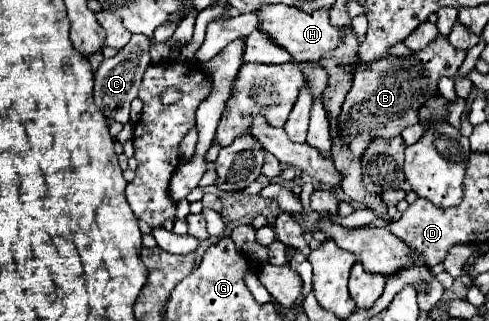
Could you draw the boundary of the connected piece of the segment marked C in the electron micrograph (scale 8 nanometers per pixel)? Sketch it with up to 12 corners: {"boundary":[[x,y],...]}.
{"boundary":[[138,34],[100,64],[94,104],[126,124],[150,64]]}

